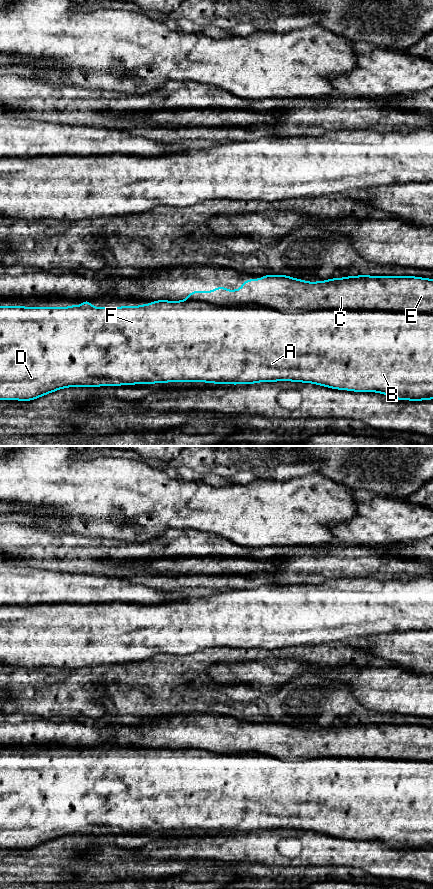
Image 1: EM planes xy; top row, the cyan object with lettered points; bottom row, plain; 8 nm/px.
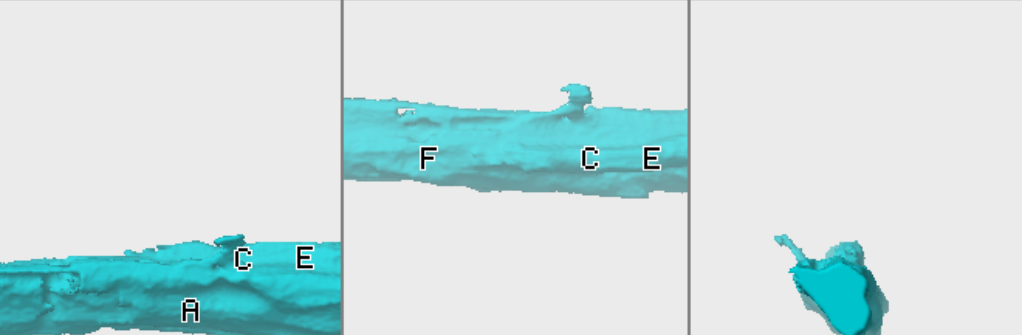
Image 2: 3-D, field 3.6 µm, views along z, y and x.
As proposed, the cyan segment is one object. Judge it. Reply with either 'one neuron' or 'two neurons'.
two neurons

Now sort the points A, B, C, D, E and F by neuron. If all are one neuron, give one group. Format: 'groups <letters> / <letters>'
groups A B D F / C E

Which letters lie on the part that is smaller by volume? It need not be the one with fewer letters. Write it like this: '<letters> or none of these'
C, E

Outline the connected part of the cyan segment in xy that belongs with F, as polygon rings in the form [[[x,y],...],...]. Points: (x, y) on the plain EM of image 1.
[[[89,748],[80,754],[54,755],[0,754],[0,848],[31,849],[68,835],[99,835],[167,830],[254,832],[292,829],[312,831],[332,837],[382,841],[391,847],[421,849],[433,847],[433,761],[378,758],[280,759],[253,753],[222,754],[197,748],[163,749],[122,755],[93,755]]]

